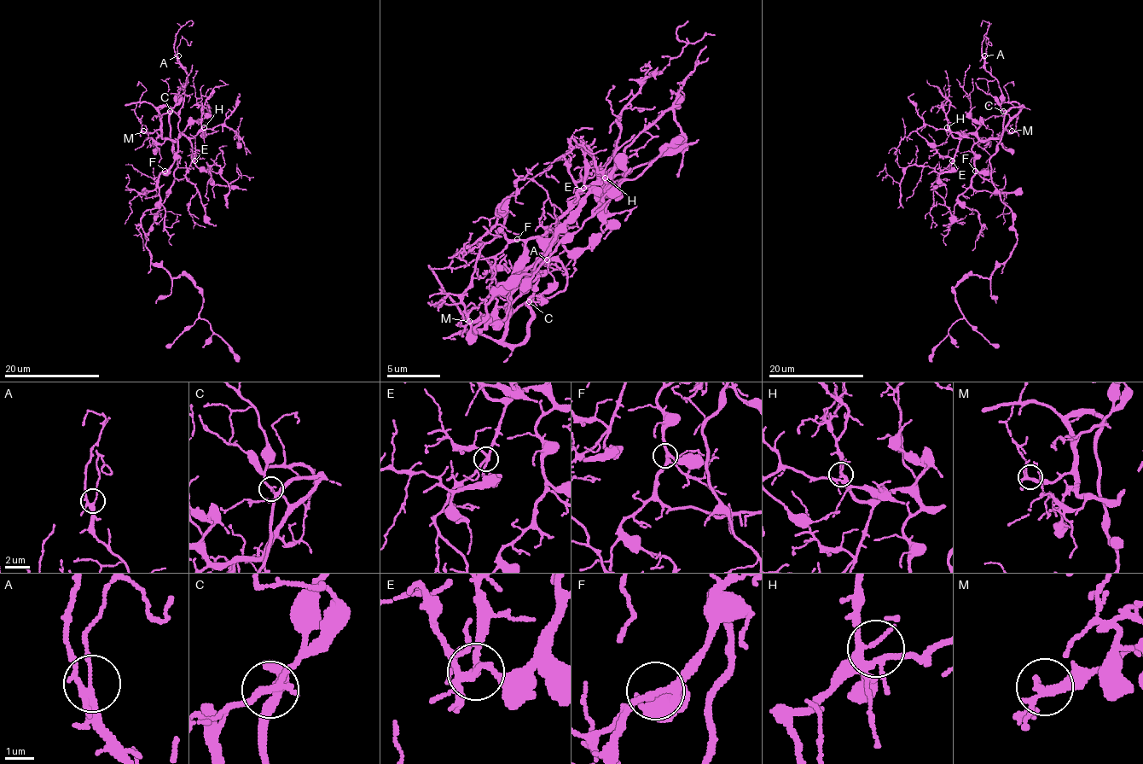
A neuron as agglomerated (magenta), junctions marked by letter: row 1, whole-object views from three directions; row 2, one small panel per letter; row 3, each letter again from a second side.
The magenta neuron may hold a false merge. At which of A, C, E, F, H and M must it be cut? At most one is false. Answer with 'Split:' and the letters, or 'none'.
Split: none

